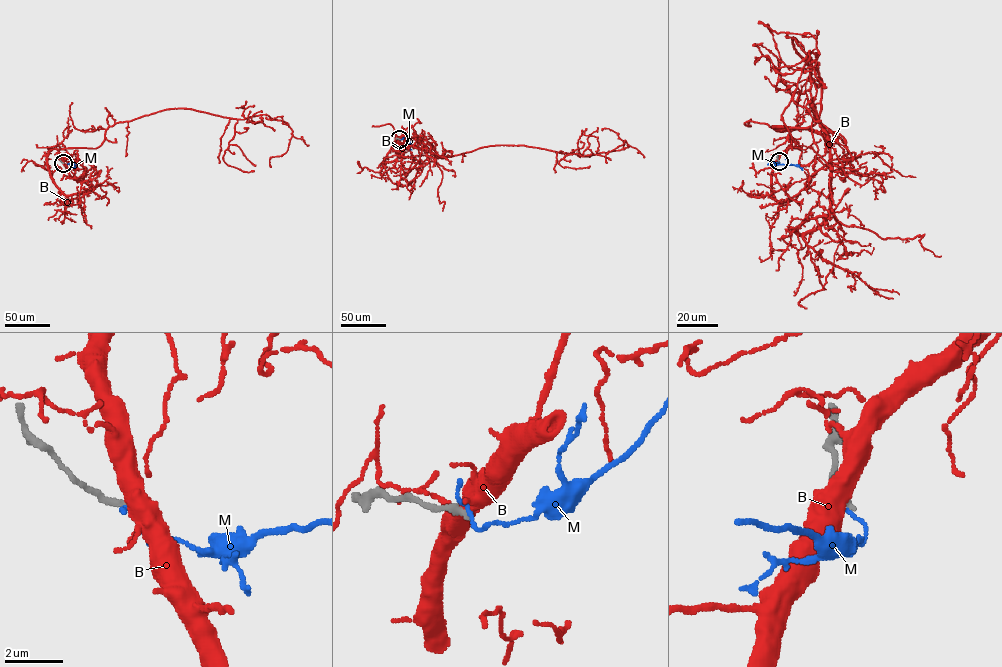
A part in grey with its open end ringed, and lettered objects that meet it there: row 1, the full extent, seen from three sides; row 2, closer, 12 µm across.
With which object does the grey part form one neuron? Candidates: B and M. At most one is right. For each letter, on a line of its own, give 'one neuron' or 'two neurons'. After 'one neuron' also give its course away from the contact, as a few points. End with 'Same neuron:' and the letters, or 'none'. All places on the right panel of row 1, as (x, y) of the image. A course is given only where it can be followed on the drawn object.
B: two neurons
M: two neurons
Same neuron: none

